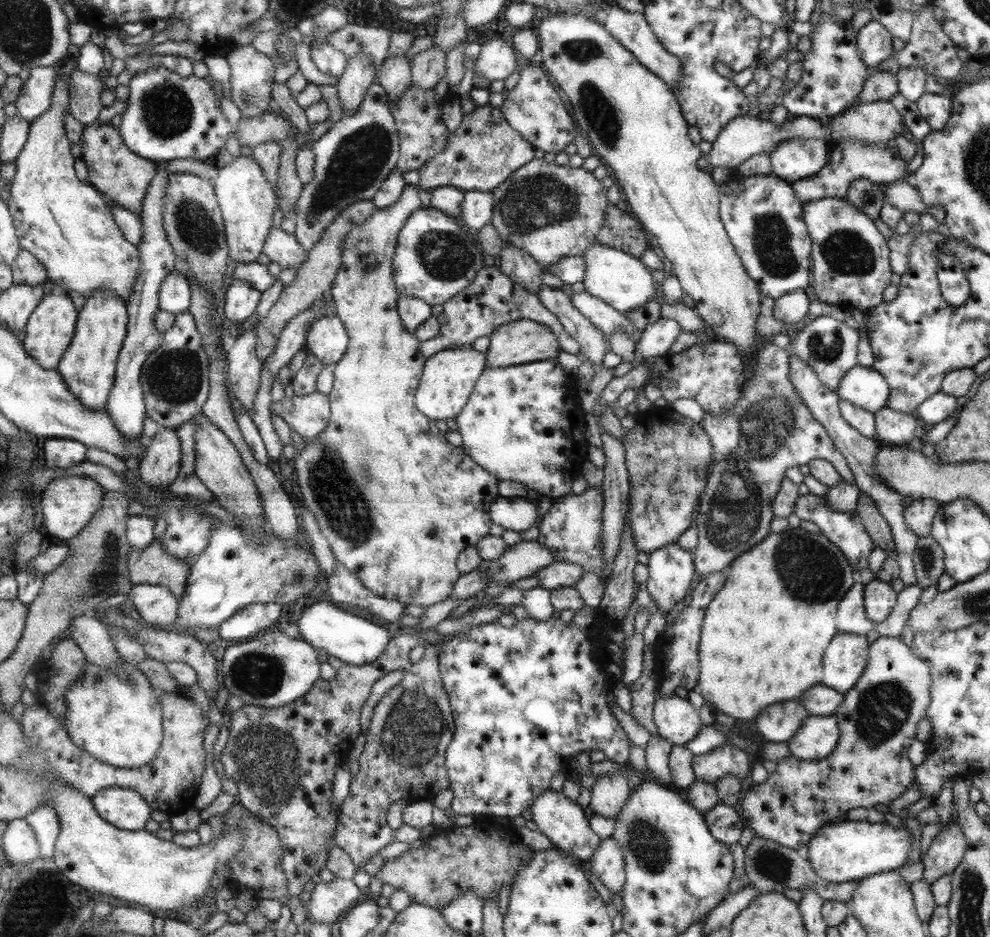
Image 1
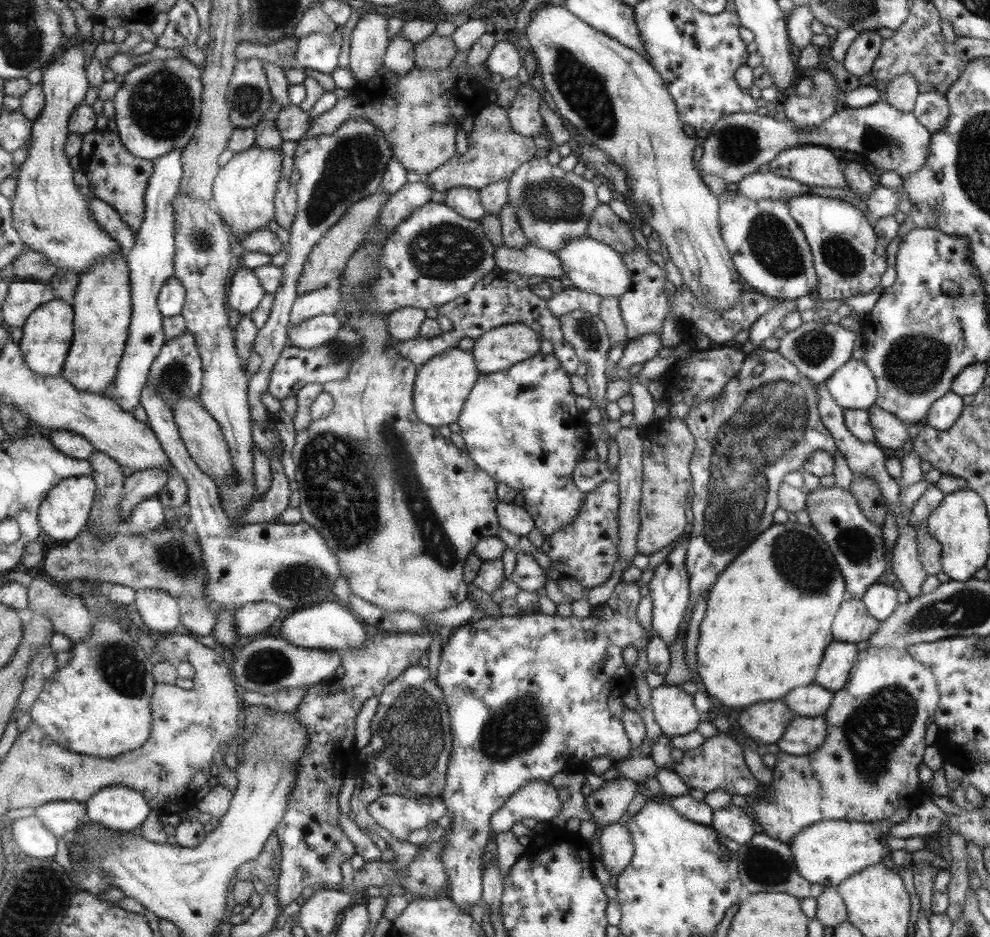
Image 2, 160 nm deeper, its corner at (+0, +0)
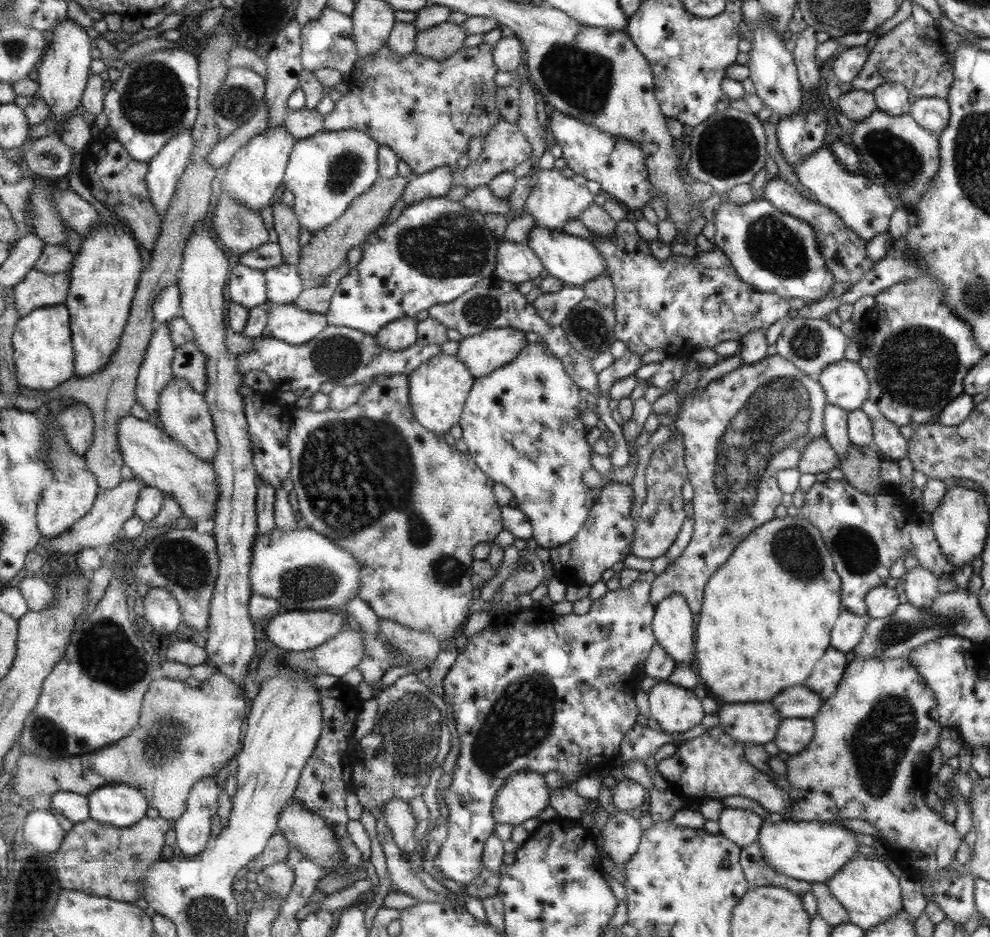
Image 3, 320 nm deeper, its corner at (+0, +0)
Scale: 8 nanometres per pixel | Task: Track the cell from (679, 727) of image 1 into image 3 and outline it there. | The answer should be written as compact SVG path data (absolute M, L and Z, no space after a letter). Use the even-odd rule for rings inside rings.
M665 681L651 686L646 693L650 717L667 734L679 734L697 726L703 718L701 700L689 689Z

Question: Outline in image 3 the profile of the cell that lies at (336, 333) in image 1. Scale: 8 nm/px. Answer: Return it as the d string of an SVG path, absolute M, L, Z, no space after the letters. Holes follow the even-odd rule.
M270 301L267 304L272 304L269 306L268 328L272 332L273 337L285 342L300 345L312 341L330 325L325 315L301 310L301 308L297 308L294 304L277 305Z

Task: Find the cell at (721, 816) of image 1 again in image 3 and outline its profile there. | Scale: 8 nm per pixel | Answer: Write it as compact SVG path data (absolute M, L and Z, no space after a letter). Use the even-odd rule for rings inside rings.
M724 807L717 822L718 834L733 841L740 848L752 845L761 828L761 818L749 809Z

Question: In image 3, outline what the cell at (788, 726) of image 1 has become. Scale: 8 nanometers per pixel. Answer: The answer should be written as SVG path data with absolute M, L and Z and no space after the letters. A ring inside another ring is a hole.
M747 702L745 708L743 704L725 703L715 713L719 719L718 726L724 728L727 735L731 735L737 742L742 744L765 744L776 736L780 728L781 716L777 708L773 708L769 702Z

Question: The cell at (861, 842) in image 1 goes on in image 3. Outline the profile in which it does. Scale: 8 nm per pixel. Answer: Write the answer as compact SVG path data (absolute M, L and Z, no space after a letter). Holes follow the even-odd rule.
M768 820L761 826L760 837L757 838L760 855L762 860L766 862L777 874L781 874L790 879L795 879L801 882L825 882L831 880L837 872L841 869L841 866L851 861L851 858L858 854L856 851L859 843L855 841L855 833L849 831L845 827L842 827L834 822L825 821L777 821L770 823Z

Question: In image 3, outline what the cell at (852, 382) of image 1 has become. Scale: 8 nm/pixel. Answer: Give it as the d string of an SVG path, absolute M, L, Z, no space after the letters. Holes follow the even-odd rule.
M843 358L826 364L817 375L817 380L827 395L827 404L849 412L859 409L868 396L867 373L858 361Z

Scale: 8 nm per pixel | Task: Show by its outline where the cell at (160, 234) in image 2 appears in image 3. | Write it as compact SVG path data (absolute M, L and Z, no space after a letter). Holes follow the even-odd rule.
M192 130L185 131L172 138L164 149L152 161L149 161L147 184L153 206L163 218L172 205L173 196L185 171L192 161L196 140Z

